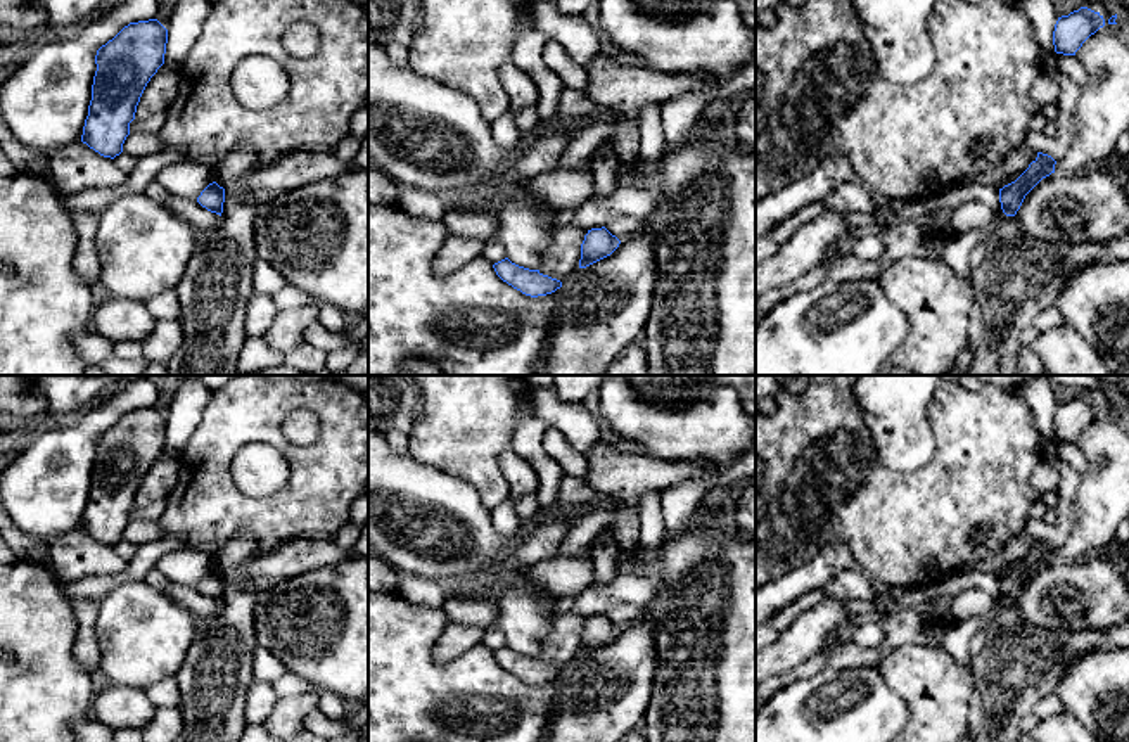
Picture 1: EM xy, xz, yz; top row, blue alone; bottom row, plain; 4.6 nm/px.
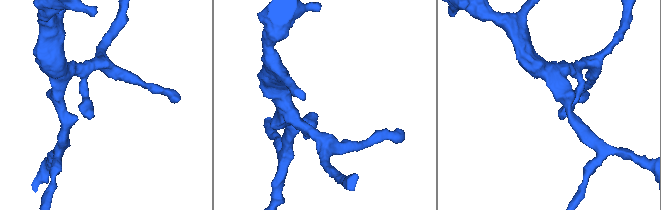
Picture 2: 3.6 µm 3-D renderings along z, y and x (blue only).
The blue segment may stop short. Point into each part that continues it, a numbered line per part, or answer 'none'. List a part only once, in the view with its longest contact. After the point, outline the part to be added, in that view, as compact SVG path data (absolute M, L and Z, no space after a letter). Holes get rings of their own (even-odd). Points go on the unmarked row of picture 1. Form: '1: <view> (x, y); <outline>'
none

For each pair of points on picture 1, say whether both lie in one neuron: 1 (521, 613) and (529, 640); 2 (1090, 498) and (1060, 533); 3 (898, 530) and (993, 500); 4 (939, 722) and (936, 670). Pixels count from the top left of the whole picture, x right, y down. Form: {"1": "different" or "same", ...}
{"1": "same", "2": "different", "3": "same", "4": "same"}

